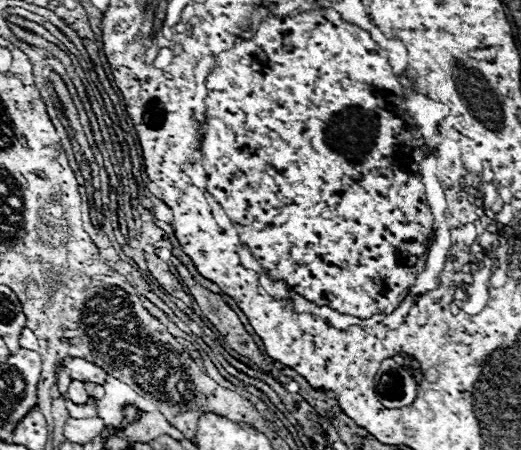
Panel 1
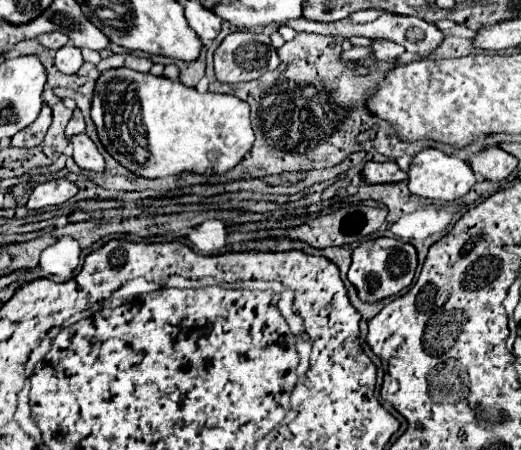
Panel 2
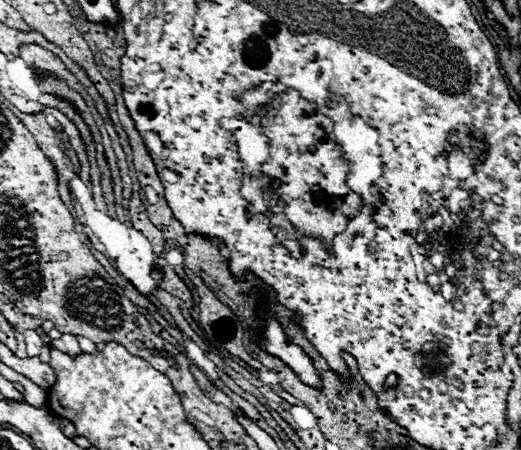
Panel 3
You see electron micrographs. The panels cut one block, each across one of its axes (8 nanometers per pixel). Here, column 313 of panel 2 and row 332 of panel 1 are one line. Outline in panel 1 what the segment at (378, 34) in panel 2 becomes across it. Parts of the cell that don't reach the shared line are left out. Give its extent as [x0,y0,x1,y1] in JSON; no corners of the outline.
[20,328,38,350]

